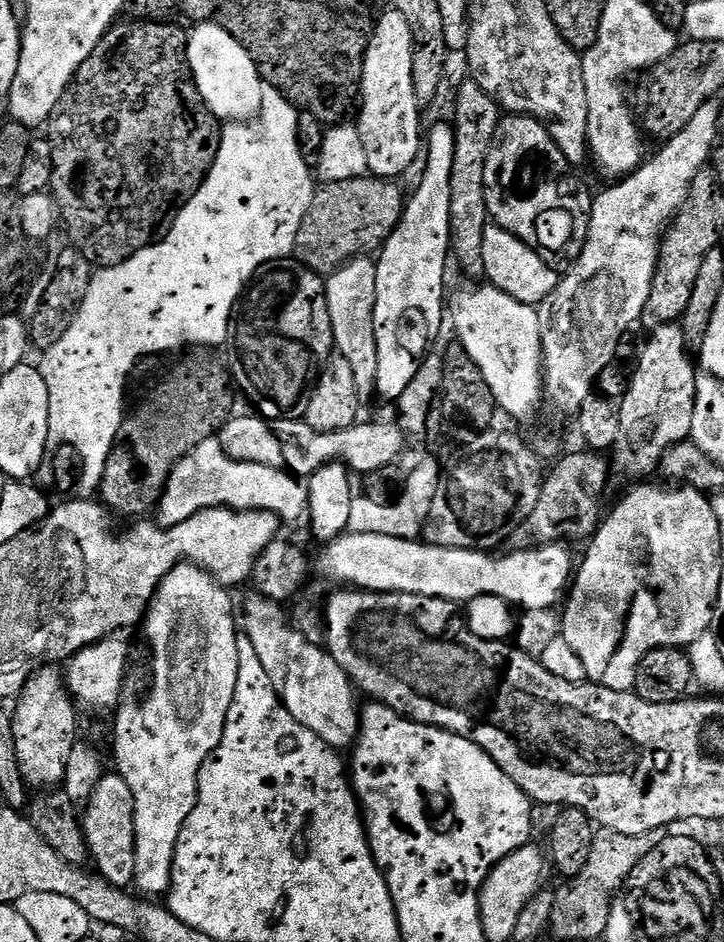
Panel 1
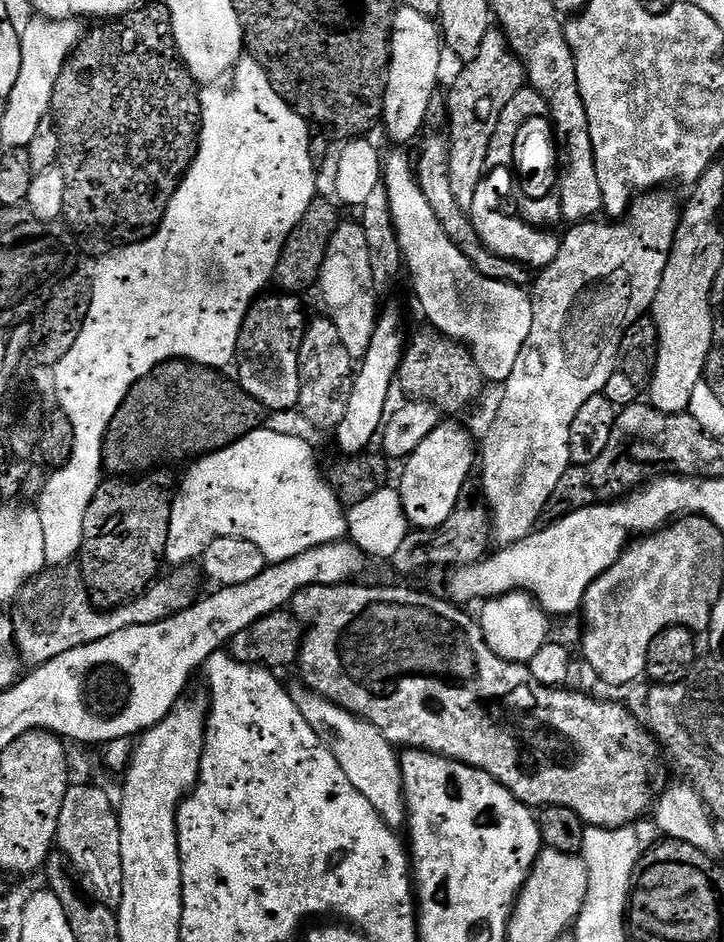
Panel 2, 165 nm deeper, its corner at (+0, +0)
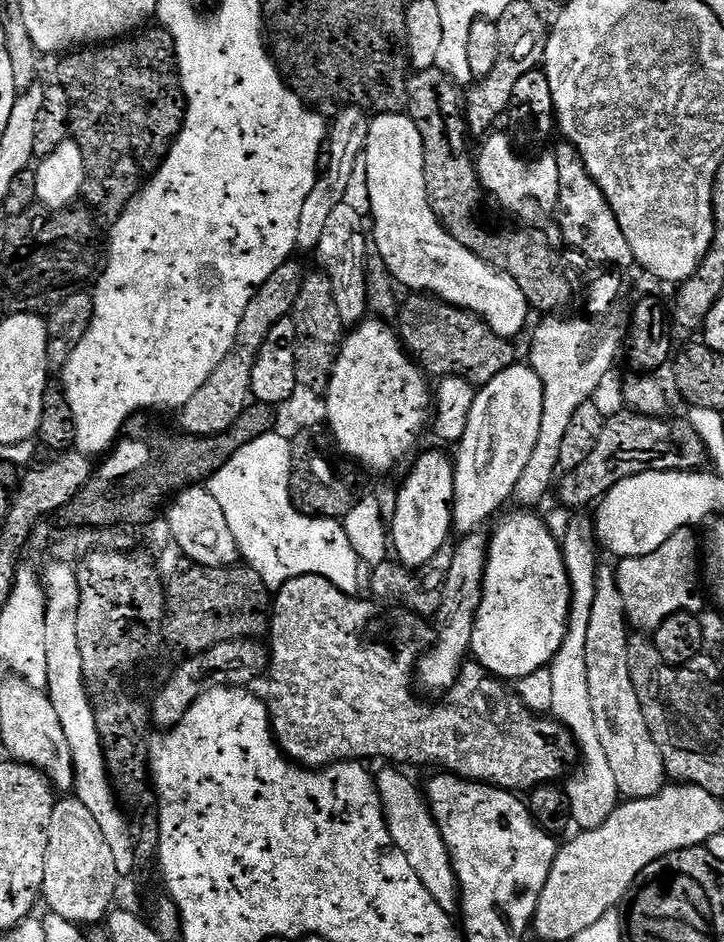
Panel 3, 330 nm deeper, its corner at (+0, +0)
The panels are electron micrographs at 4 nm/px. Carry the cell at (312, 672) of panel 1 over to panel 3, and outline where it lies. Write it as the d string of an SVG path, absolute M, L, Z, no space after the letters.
M396 766L384 768L375 777L374 783L380 792L380 805L384 808L384 820L388 823L390 838L406 854L406 862L414 866L414 874L422 878L422 886L430 890L430 898L442 906L449 914L455 913L460 906L460 883L452 865L452 855L442 838L442 830L432 817L432 810L426 803L423 791L416 789L416 784L408 776L403 776L401 769Z

